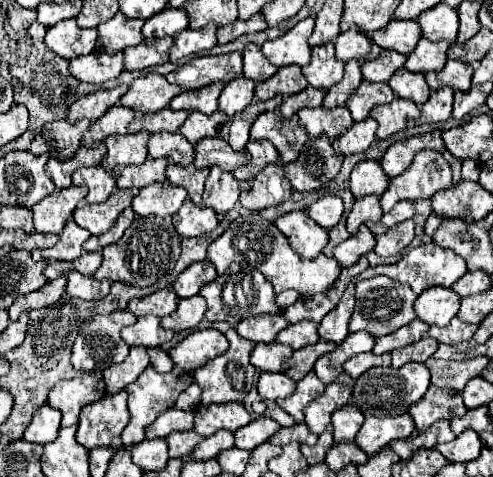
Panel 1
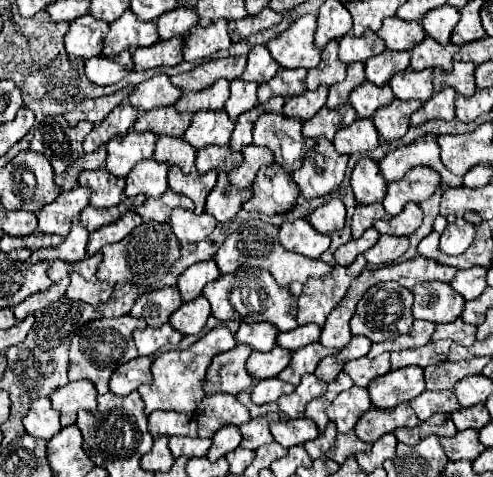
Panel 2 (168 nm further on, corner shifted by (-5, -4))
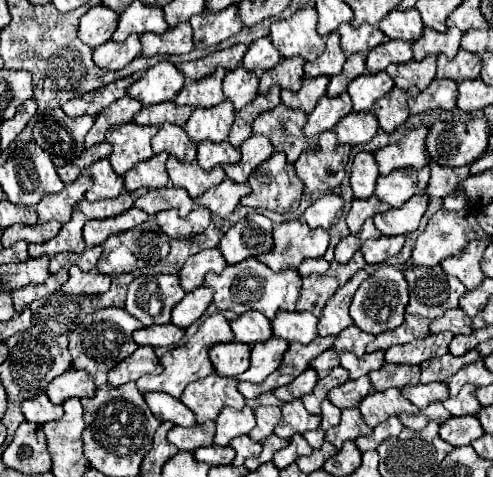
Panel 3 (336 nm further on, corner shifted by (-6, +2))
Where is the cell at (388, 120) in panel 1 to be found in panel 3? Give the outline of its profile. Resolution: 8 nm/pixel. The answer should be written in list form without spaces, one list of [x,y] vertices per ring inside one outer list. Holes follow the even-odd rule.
[[[392,88],[384,98],[380,98],[374,106],[374,114],[378,116],[380,126],[390,134],[398,130],[408,118],[408,100],[414,98],[416,90],[400,90]]]

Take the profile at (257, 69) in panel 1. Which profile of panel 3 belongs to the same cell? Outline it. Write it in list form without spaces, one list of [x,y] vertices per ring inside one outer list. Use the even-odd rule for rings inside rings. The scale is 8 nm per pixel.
[[[258,38],[248,46],[246,56],[242,58],[242,66],[252,72],[266,72],[280,62],[278,50],[272,46],[268,38]]]

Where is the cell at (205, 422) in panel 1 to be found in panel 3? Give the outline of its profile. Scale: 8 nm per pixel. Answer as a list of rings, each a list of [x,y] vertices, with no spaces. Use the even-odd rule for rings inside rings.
[[[210,374],[208,378],[188,384],[180,400],[196,414],[196,422],[204,424],[206,420],[216,420],[222,408],[242,410],[246,406],[246,400],[236,386],[236,378]]]

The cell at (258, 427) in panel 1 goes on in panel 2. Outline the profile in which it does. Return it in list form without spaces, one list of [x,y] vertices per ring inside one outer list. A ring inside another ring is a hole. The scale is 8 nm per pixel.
[[[265,414],[265,416],[257,416],[251,418],[247,424],[241,424],[239,430],[243,434],[243,442],[239,444],[241,448],[249,448],[249,450],[257,450],[263,444],[269,444],[273,440],[271,432],[269,432],[269,422],[279,420],[279,414]]]

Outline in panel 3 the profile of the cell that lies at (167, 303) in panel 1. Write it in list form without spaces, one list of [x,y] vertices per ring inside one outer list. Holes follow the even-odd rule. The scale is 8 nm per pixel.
[[[138,276],[128,286],[126,310],[140,318],[144,326],[168,324],[172,308],[186,296],[178,284],[178,276]]]

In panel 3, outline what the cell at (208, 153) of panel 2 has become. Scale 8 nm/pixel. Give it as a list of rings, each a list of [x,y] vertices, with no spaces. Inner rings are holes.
[[[200,142],[198,144],[198,166],[204,170],[212,170],[218,164],[230,164],[240,160],[240,150],[230,142]]]

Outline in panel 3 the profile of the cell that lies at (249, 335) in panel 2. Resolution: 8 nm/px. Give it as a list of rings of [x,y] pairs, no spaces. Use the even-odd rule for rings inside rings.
[[[246,312],[238,316],[234,322],[230,322],[234,340],[244,344],[256,344],[264,342],[272,336],[272,326],[266,316],[260,316],[260,312]]]

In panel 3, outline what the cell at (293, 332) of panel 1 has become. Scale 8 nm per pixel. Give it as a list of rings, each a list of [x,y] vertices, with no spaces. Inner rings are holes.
[[[278,312],[272,320],[272,332],[276,338],[282,338],[286,342],[308,344],[318,336],[316,324],[318,318],[312,316],[312,312]]]

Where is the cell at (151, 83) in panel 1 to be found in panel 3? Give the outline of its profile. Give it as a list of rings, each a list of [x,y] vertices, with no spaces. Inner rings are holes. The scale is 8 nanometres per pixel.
[[[158,62],[148,68],[138,82],[134,82],[128,94],[140,100],[144,106],[160,104],[166,100],[174,100],[176,92],[184,86],[184,76],[170,62]]]

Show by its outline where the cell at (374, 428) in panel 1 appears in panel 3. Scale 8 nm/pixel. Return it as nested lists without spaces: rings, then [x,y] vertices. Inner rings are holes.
[[[388,388],[386,392],[374,392],[368,394],[364,402],[360,402],[360,412],[362,412],[362,420],[364,424],[368,424],[370,428],[376,428],[380,422],[388,420],[388,416],[392,414],[400,414],[400,412],[408,412],[408,414],[416,414],[420,412],[412,402],[408,402],[402,394],[402,390],[398,388]]]

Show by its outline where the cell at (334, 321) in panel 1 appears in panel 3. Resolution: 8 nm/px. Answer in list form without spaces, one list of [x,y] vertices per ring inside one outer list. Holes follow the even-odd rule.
[[[360,270],[348,284],[344,284],[332,300],[324,306],[324,314],[318,322],[318,334],[320,336],[338,336],[344,328],[352,326],[352,318],[348,314],[348,306],[352,302],[354,292],[358,290],[358,284],[366,280],[366,270]]]

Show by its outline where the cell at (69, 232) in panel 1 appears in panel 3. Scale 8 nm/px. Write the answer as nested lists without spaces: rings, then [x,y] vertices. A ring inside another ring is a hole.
[[[74,210],[72,220],[62,226],[62,230],[48,242],[42,244],[28,244],[30,258],[38,256],[54,256],[58,252],[82,252],[84,240],[82,240],[82,228],[86,224],[86,218],[82,212]]]

